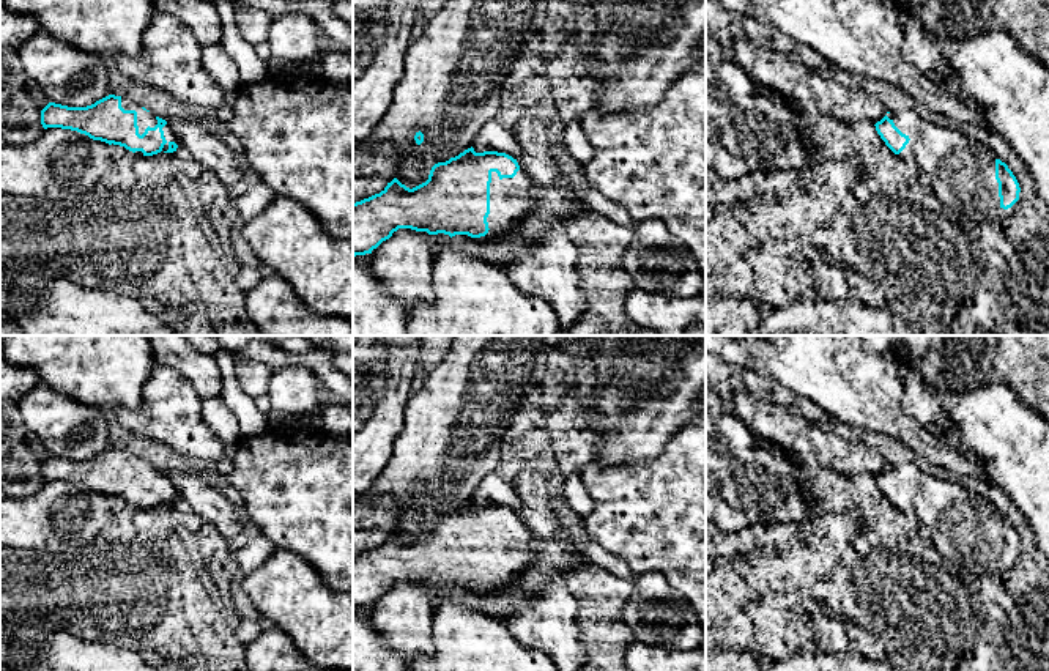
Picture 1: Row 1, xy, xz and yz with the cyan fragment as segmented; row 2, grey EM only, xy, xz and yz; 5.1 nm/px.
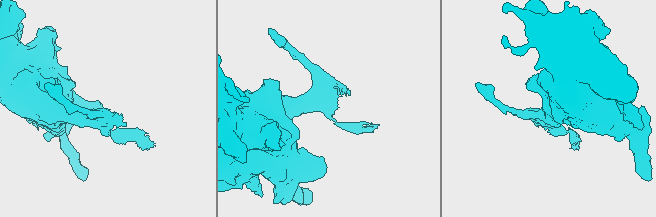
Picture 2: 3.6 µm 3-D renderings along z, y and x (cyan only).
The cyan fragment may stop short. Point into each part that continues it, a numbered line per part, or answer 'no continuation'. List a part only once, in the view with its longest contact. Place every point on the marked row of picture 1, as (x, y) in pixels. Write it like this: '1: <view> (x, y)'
1: xz (511, 200)

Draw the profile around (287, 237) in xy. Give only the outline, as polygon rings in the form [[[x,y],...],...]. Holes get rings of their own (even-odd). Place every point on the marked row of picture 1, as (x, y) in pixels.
[[[288,197],[246,221],[243,236],[312,312],[353,323],[353,238],[329,235],[312,209]]]

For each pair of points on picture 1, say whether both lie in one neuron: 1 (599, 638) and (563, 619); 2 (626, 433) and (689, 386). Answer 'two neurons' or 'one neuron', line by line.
1: two neurons
2: one neuron

